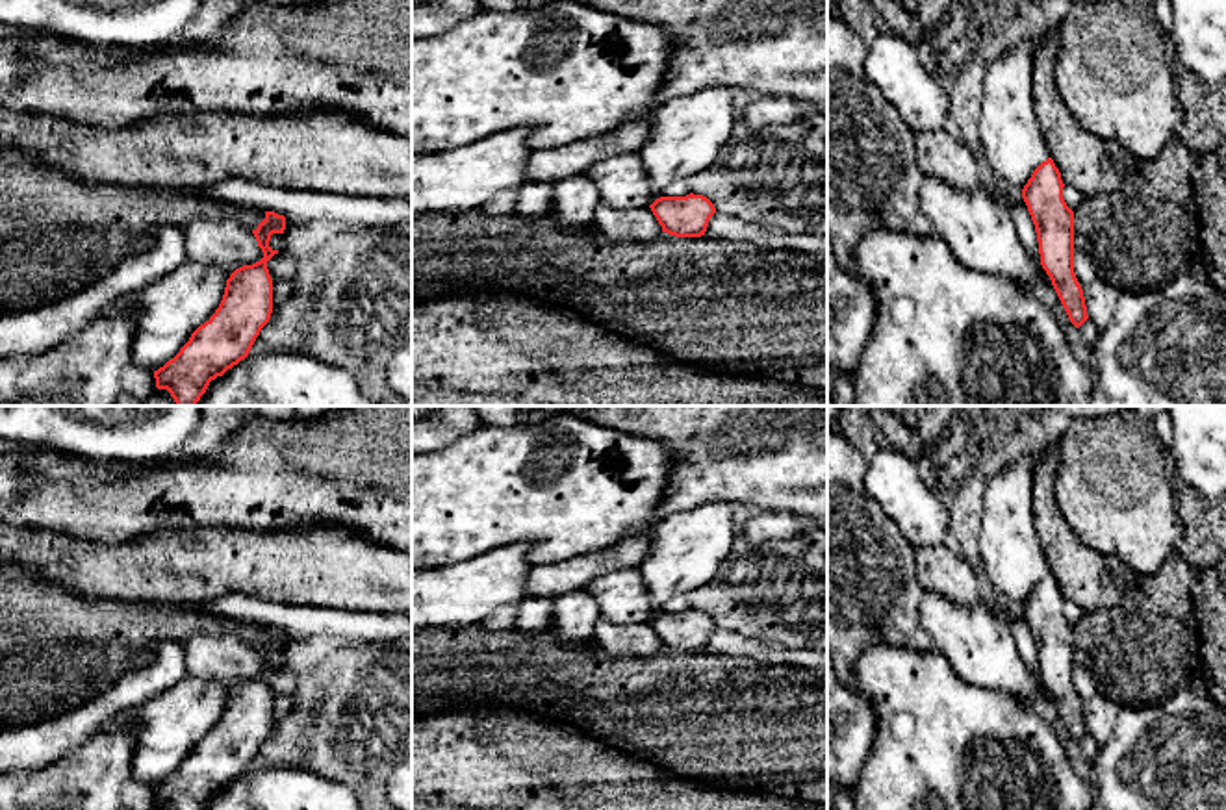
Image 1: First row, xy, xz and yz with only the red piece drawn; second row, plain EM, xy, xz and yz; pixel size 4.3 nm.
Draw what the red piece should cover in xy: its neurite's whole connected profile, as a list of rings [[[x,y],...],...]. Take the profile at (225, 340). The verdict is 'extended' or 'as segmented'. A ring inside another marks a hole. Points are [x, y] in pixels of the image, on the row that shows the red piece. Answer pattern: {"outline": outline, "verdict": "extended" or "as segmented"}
{"outline": [[[265,211],[252,230],[263,258],[236,269],[226,280],[215,313],[200,324],[163,367],[154,371],[156,387],[167,389],[176,406],[197,406],[211,380],[245,360],[273,313],[273,280],[267,261],[278,254],[269,247],[273,234],[284,234],[286,217]]], "verdict": "as segmented"}

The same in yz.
{"outline": [[[1054,159],[1042,161],[1022,189],[1035,224],[1041,265],[1070,319],[1079,328],[1087,319],[1083,289],[1074,272],[1074,211],[1063,198],[1063,180]]], "verdict": "as segmented"}

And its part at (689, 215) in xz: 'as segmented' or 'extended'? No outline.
as segmented

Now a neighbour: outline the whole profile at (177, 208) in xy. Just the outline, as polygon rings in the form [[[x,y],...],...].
[[[0,148],[0,315],[39,308],[89,285],[130,252],[145,248],[156,228],[184,230],[195,219],[223,215],[236,217],[250,230],[265,219],[263,209],[211,200],[189,189],[83,185],[48,169],[32,154]]]

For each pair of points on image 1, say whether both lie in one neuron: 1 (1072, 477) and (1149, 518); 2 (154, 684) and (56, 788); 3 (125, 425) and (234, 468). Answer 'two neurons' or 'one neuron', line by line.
1: one neuron
2: two neurons
3: two neurons

